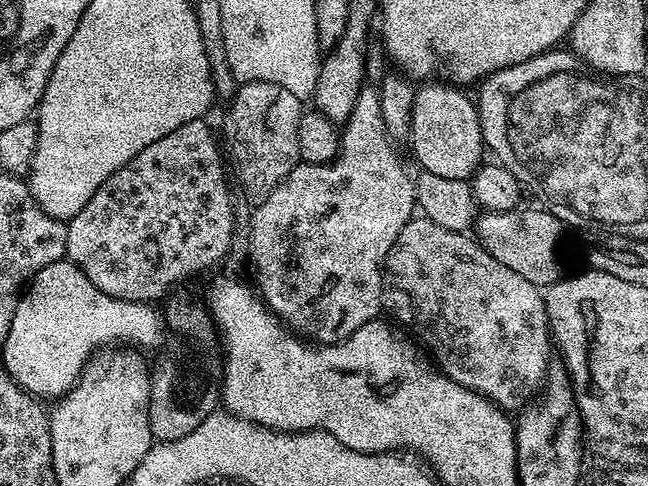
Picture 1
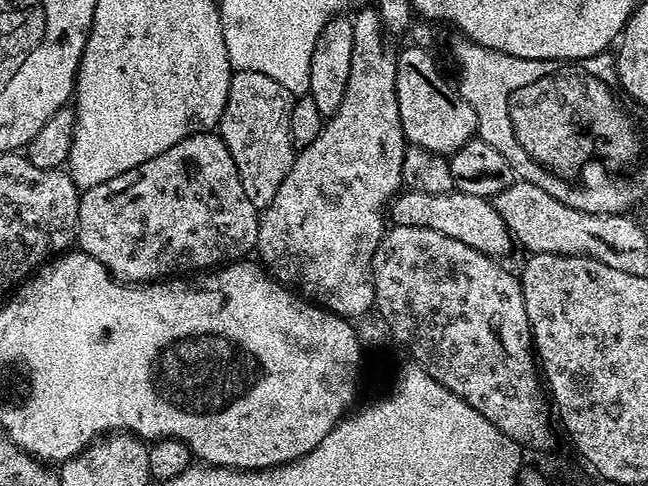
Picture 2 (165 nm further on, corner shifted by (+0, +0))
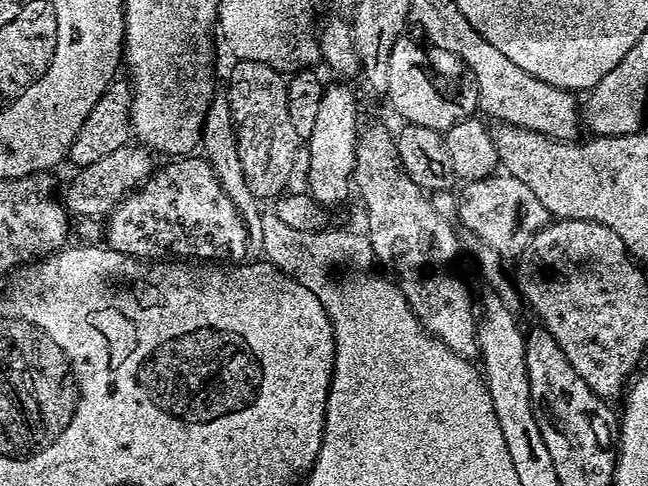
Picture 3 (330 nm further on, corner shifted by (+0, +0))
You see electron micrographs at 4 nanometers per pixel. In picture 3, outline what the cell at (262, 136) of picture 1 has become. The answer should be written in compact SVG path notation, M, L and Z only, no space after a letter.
M236 60L233 65L232 73L228 76L226 95L236 127L242 174L245 175L250 194L254 194L260 202L272 202L289 187L288 179L296 168L296 151L302 148L298 134L294 134L290 110L286 106L288 86L285 77L269 64Z

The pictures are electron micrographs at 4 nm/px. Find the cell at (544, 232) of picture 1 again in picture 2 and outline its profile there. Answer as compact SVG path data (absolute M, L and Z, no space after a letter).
M404 190L391 201L388 216L394 226L418 226L419 229L435 230L493 258L502 258L500 256L514 248L512 235L495 205L487 197L478 194L455 190L446 194L426 194Z

